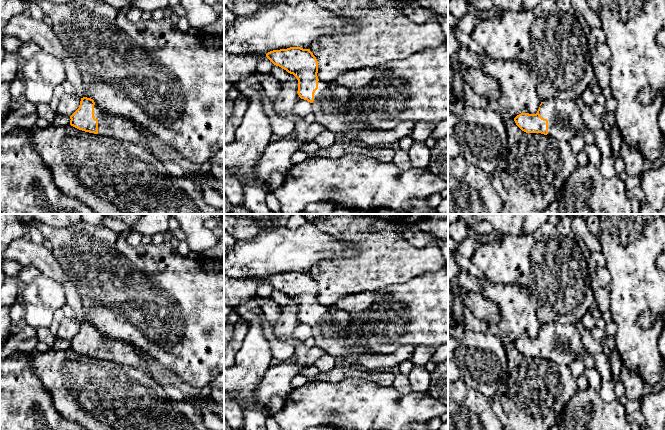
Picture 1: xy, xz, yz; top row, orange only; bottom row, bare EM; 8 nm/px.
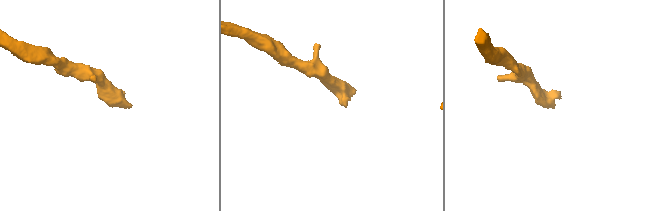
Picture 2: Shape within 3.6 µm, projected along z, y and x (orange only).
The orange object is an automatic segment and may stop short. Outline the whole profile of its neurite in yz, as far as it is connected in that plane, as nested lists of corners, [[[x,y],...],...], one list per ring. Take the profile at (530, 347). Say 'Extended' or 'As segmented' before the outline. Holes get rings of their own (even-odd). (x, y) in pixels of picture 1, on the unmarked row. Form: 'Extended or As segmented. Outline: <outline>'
Extended. Outline: [[[557,322],[541,326],[536,338],[521,337],[514,342],[514,345],[526,357],[541,357],[562,366],[569,366],[576,356],[583,358],[587,351],[574,325],[563,325]]]

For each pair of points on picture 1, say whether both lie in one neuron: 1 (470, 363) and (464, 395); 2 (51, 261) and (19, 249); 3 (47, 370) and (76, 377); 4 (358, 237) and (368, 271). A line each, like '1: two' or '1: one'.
1: two
2: one
3: one
4: one

